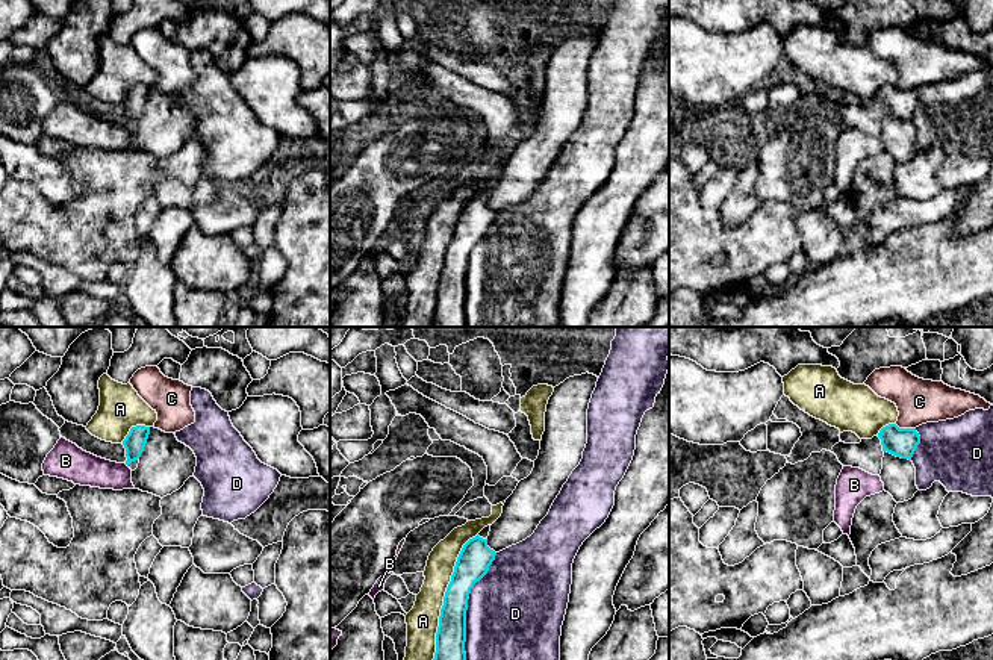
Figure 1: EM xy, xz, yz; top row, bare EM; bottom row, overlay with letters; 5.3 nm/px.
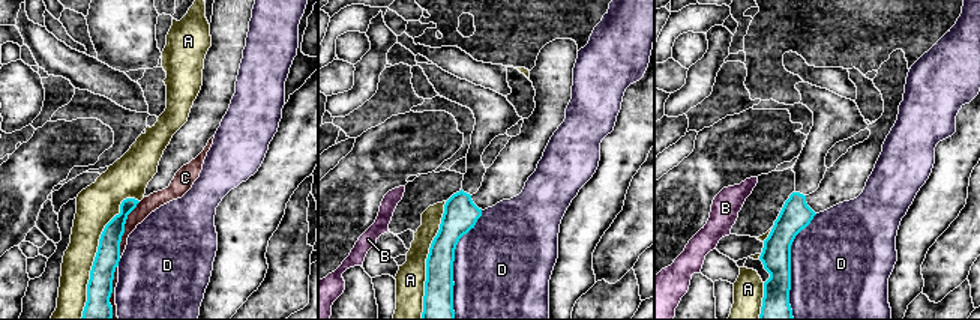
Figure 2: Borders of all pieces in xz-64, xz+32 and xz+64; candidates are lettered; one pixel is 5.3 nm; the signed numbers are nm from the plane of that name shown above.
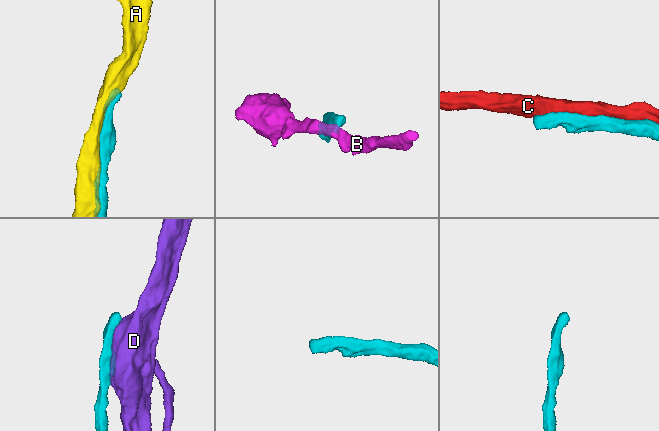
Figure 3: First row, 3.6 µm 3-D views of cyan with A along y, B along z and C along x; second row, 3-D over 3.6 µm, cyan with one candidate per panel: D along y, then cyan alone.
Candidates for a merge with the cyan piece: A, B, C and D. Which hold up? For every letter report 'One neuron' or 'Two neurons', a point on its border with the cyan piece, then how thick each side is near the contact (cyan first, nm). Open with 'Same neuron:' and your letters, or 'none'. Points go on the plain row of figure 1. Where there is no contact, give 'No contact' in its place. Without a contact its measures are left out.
Same neuron: none
A: Two neurons. Touches cyan at xz (444, 259). Thickness 180 nm (cyan) against 170 nm
B: Two neurons. No contact
C: Two neurons. Touches cyan at yz (905, 90). Thickness 160 nm (cyan) against 240 nm
D: Two neurons. Touches cyan at xz (466, 270). Thickness 180 nm (cyan) against 500 nm

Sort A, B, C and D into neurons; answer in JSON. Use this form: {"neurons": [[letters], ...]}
{"neurons": [["A"], ["B"], ["C"], ["D"]]}

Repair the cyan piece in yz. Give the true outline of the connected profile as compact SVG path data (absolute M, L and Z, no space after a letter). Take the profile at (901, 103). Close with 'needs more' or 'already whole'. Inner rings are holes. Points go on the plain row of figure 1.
M889 85L876 97L861 100L860 104L840 101L833 107L831 114L837 117L843 127L860 129L872 136L879 136L886 112L911 121L919 104L920 97L916 89L899 89L896 85Z; needs more

